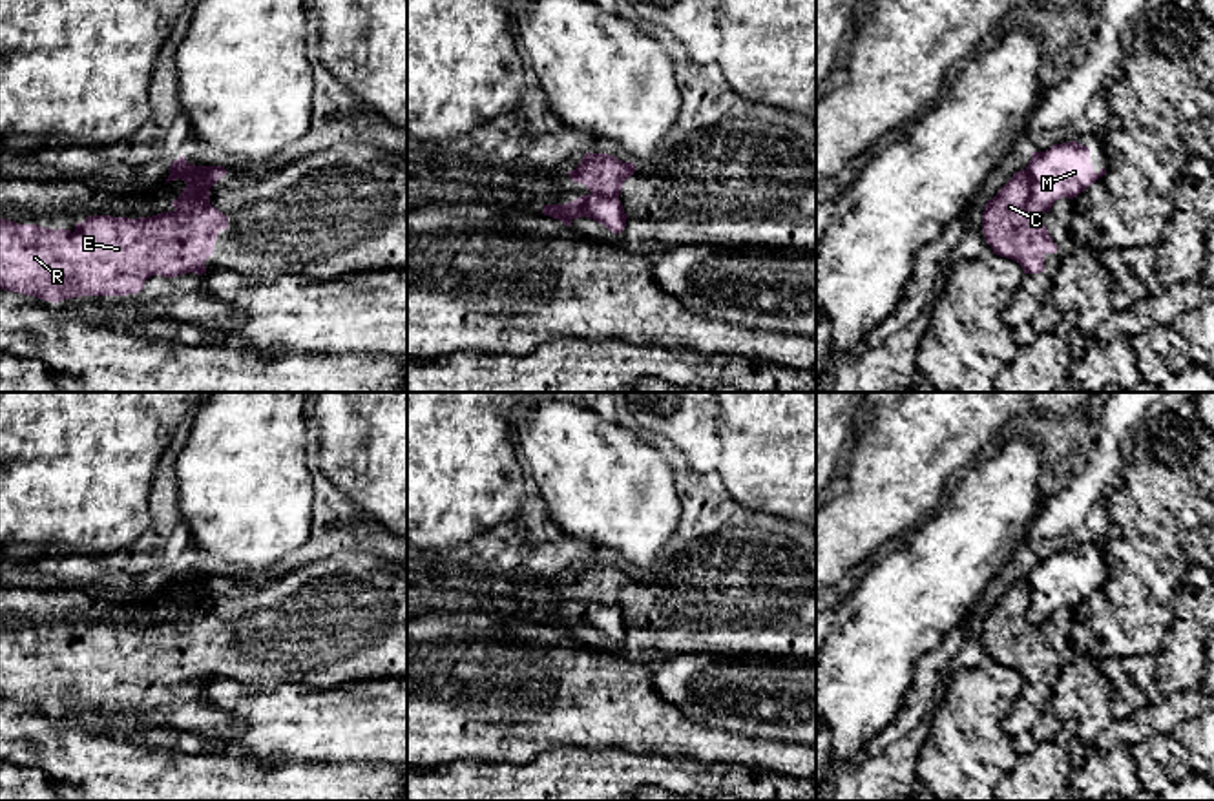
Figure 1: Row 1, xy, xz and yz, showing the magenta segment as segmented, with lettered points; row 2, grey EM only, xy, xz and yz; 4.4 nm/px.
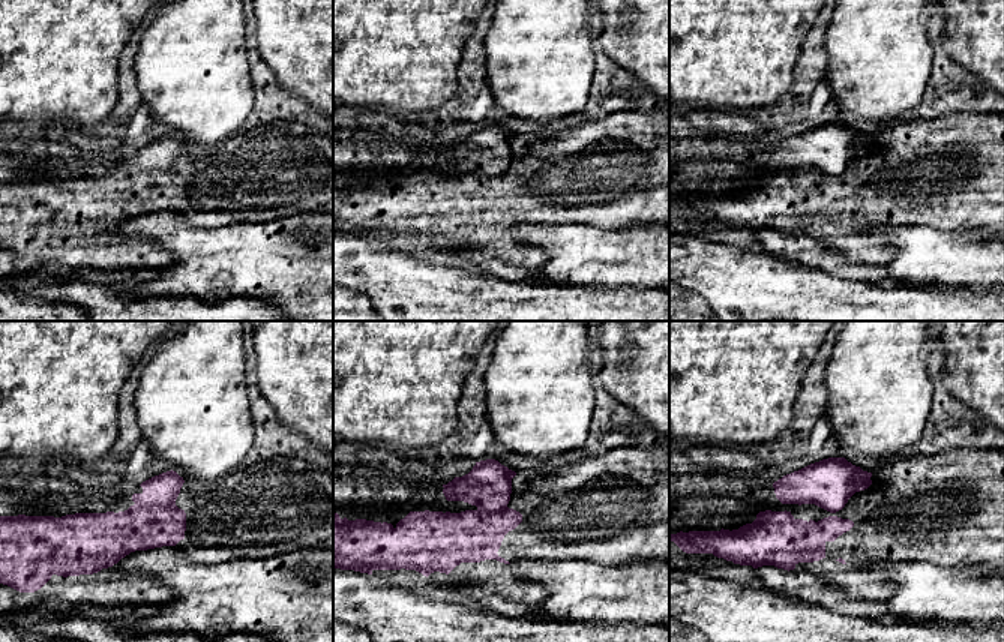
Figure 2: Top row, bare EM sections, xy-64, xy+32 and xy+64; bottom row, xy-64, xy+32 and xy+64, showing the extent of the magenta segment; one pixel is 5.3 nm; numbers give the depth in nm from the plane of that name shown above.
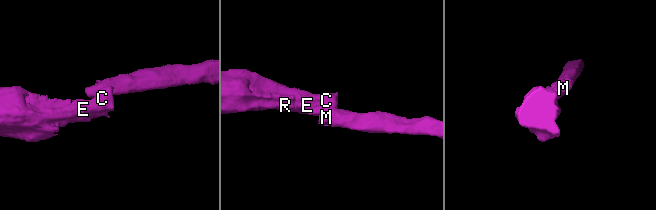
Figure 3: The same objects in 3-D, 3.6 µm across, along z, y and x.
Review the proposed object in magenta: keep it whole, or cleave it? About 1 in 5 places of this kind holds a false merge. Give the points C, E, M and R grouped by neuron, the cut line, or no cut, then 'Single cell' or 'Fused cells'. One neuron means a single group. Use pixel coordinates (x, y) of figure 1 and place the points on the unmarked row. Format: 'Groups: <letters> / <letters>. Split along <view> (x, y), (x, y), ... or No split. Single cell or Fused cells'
Groups: C E R / M. Split along yz (1025, 579), (1028, 586), (1028, 617), (1037, 626). Fused cells

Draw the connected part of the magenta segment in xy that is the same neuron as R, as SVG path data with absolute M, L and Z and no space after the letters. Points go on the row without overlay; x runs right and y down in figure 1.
M204 575L201 595L188 586L175 586L186 591L181 604L190 606L192 615L152 626L89 624L84 631L77 631L73 640L0 628L0 697L57 712L82 704L139 702L144 690L155 682L162 686L190 681L203 684L217 642L228 637L228 626L210 613L210 597L223 584L226 584L225 575Z

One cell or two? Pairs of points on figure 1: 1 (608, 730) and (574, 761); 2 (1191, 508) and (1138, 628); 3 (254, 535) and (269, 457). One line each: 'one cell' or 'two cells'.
1: two cells
2: one cell
3: one cell

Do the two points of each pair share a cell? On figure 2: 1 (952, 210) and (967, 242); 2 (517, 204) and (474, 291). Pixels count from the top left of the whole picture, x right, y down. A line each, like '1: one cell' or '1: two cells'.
1: two cells
2: two cells

